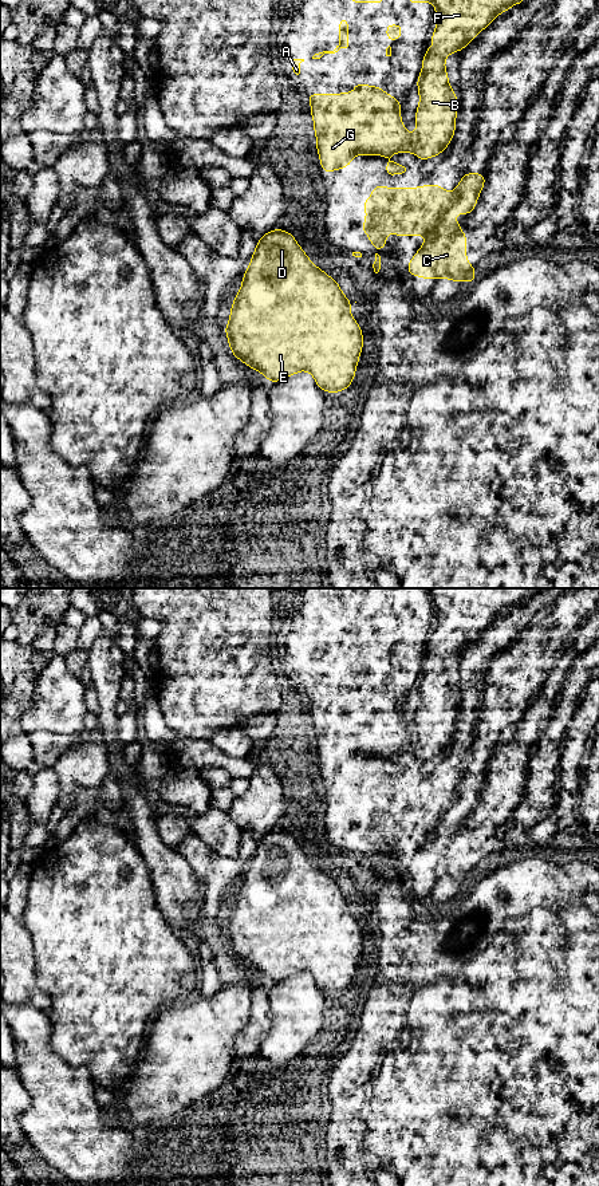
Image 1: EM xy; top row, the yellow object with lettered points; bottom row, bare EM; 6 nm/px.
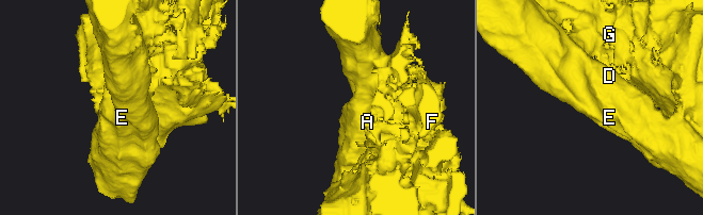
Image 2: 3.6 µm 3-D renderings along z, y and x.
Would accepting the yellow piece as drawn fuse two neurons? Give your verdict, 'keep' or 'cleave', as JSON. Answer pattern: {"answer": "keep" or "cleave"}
{"answer": "cleave"}

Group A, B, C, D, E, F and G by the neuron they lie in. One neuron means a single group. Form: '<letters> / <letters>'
A B C F G / D E

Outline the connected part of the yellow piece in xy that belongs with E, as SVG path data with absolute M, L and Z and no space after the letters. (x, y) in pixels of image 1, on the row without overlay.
M273 830L256 844L224 931L232 954L267 977L269 984L289 978L299 972L308 972L324 993L340 993L352 984L363 949L363 934L350 913L351 905L355 903L343 895L335 879L310 860L291 832Z

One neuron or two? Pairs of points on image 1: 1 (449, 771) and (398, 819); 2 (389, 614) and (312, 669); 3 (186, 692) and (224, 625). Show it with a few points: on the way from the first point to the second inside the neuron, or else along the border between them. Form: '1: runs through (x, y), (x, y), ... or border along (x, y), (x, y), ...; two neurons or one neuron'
1: runs through (437, 783), (410, 810); one neuron
2: runs through (370, 618), (331, 655); one neuron
3: runs through (203, 676), (213, 665), (215, 641); one neuron

